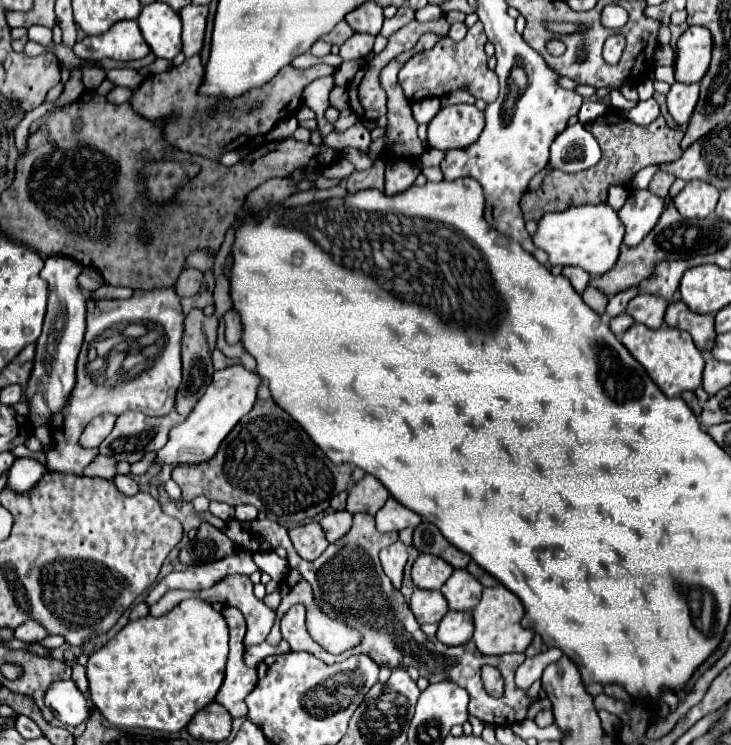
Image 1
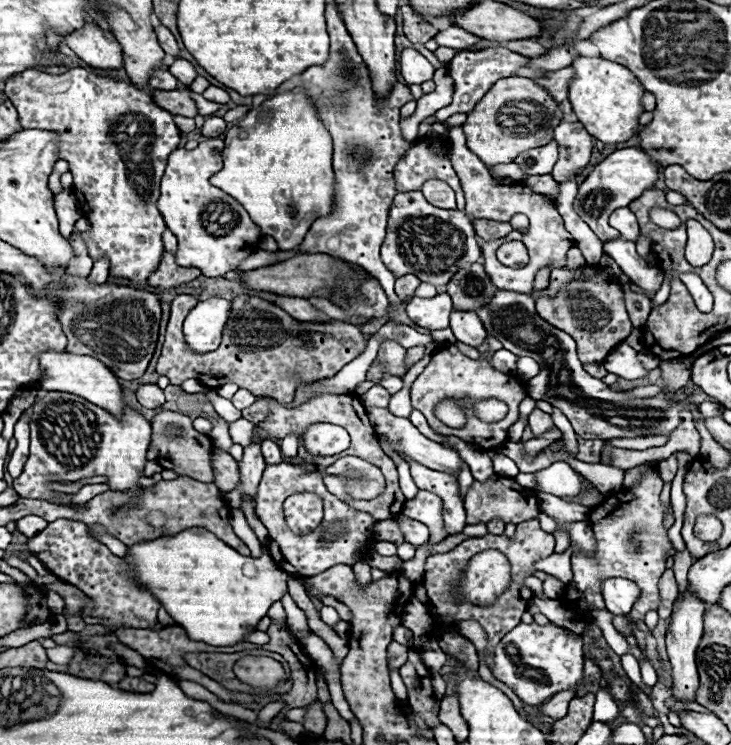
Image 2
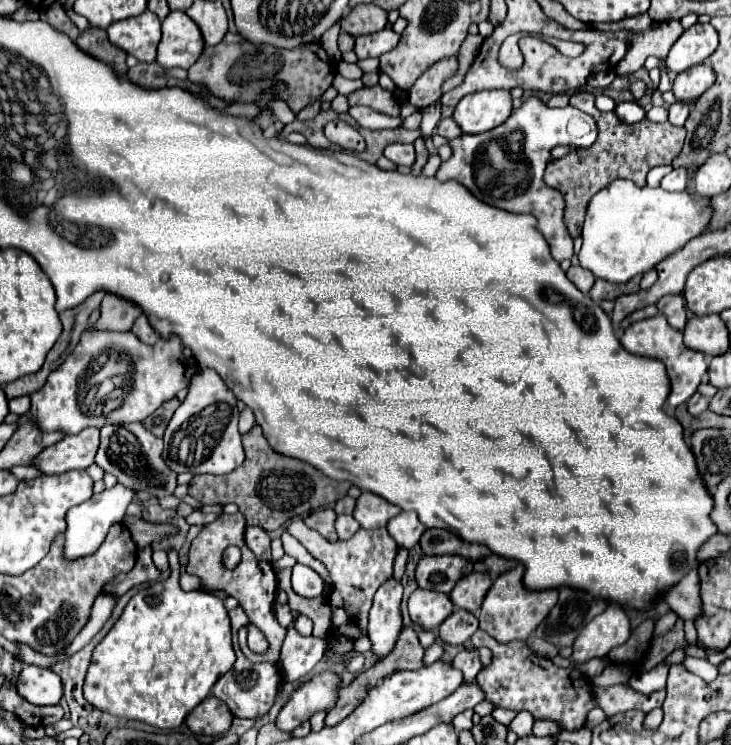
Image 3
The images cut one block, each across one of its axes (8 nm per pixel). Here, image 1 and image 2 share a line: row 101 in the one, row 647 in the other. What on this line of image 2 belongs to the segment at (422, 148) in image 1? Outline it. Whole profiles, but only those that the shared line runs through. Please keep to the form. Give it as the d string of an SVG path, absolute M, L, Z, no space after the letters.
M390 642L388 646L388 664L392 670L398 670L400 666L404 666L408 658L408 646L402 646L398 642Z

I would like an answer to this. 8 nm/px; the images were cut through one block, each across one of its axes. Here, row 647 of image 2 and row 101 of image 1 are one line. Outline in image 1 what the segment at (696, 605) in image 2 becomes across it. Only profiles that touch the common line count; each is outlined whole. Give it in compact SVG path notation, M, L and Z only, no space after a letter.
M676 82L668 96L666 96L666 104L668 104L668 112L674 118L674 122L678 126L688 124L694 108L696 108L696 100L700 94L700 86L698 84L680 84Z

